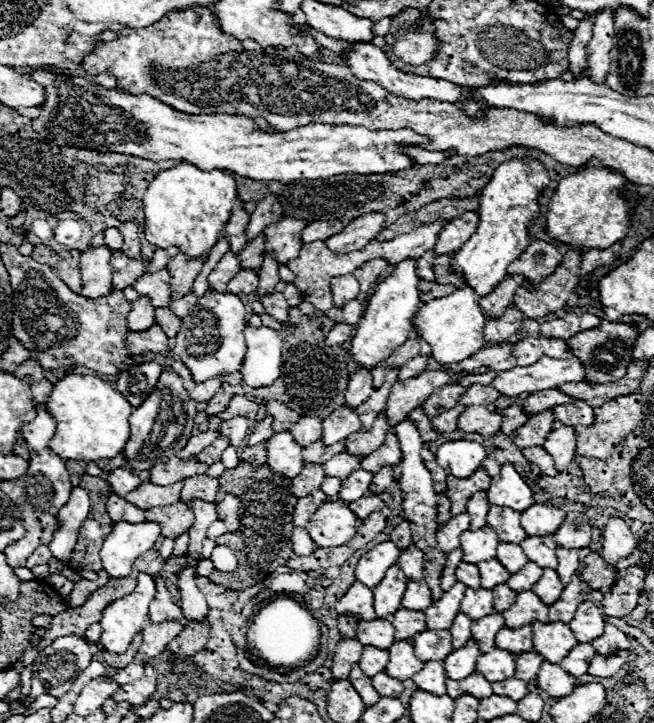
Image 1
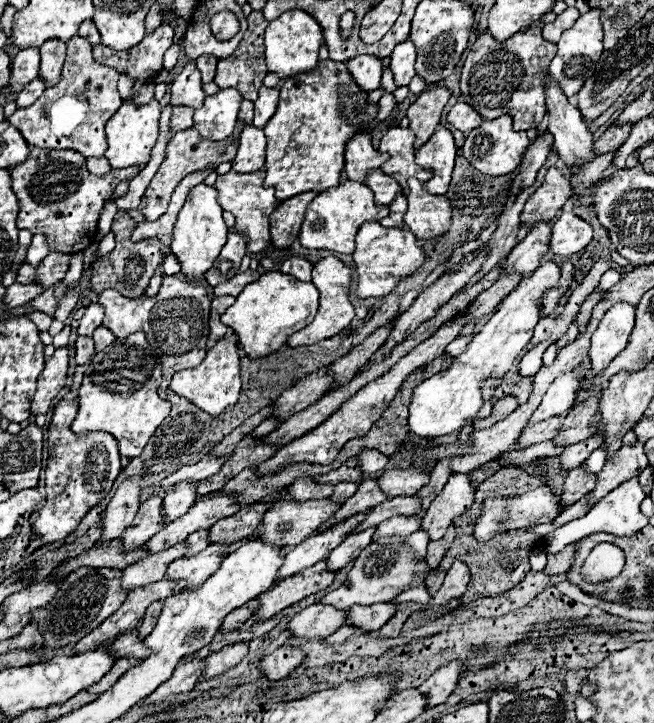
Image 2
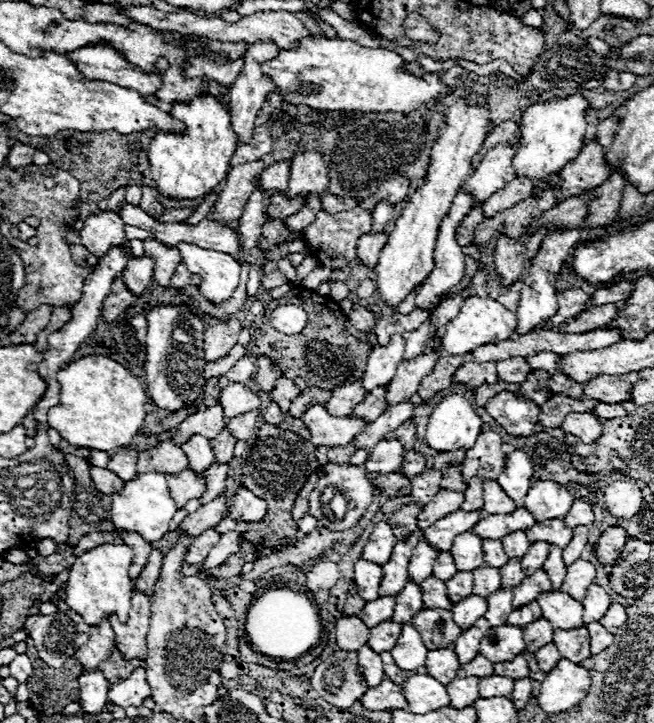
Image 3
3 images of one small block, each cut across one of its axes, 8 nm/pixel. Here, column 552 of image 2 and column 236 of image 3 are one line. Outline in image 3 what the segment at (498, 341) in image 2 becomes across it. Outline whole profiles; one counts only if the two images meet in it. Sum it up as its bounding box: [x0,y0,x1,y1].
[178,242,240,302]

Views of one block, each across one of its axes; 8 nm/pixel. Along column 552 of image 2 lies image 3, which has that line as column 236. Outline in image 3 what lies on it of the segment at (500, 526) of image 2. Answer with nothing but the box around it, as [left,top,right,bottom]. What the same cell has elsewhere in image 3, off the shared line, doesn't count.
[230,488,266,522]

